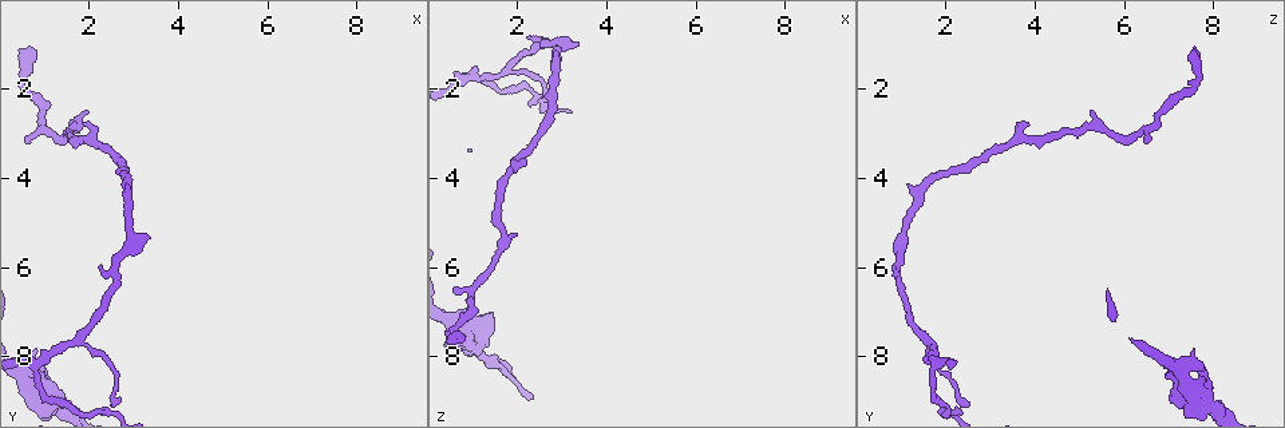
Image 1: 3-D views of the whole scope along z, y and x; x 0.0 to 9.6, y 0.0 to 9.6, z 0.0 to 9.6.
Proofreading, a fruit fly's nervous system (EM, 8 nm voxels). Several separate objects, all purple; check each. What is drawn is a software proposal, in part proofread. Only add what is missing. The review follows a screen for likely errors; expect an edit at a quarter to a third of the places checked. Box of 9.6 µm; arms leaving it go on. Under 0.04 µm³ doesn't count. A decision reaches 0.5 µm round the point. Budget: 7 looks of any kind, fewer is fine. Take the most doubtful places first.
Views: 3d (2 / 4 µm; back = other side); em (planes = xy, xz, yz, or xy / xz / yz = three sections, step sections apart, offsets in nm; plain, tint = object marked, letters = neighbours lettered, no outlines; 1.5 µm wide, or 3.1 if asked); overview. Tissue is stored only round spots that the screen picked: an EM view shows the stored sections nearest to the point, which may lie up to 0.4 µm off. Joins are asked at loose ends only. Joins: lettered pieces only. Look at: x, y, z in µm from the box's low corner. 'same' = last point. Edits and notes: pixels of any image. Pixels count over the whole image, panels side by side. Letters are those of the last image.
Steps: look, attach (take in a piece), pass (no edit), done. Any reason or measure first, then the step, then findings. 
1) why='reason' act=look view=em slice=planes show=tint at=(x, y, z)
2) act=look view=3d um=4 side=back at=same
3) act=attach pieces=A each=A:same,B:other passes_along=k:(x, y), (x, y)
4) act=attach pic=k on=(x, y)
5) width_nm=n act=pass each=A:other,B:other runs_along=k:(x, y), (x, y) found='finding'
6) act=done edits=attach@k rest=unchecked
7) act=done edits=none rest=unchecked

why='free end' act=look view=3d um=2 at=(0.90, 8.50, 7.90)

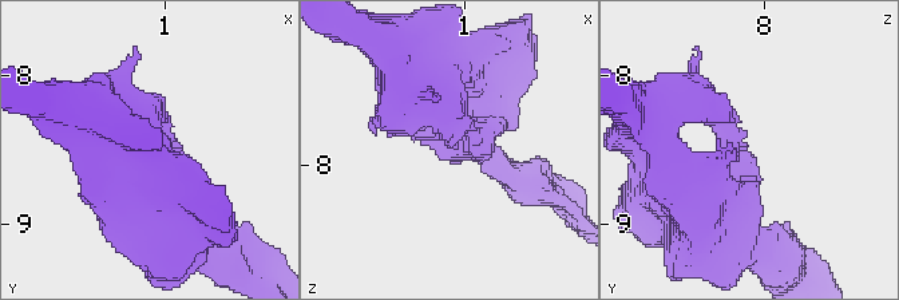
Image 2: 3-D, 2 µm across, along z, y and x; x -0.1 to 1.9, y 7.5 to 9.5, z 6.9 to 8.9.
act=look view=em slice=planes show=plain at=(0.88, 8.46, 7.90)

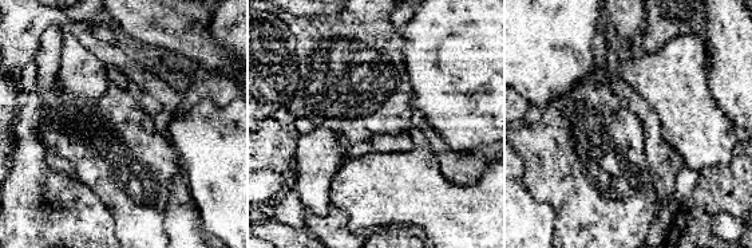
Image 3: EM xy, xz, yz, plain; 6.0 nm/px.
act=look view=em slice=planes show=letters at=same

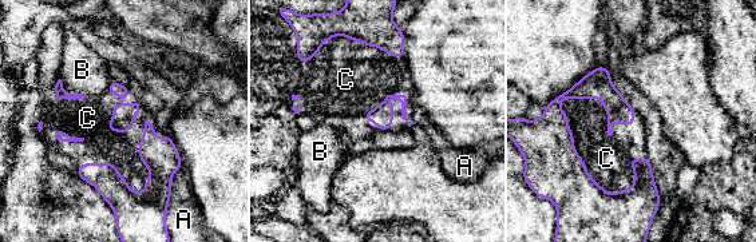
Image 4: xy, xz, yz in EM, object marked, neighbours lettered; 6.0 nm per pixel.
width_nm=130 act=attach pieces=C each=A:other,B:other,C:same found='it goes on there'

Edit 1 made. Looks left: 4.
act=look view=overview

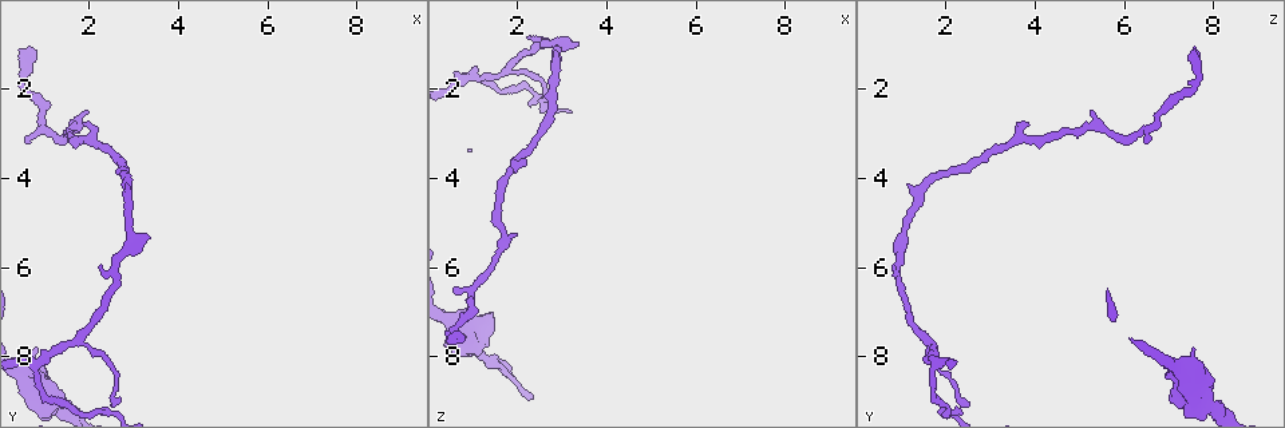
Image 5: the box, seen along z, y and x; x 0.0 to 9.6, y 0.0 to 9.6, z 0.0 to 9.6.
why='branch stops here' act=look view=3d um=4 side=back at=(0.75, 1.15, 7.60)

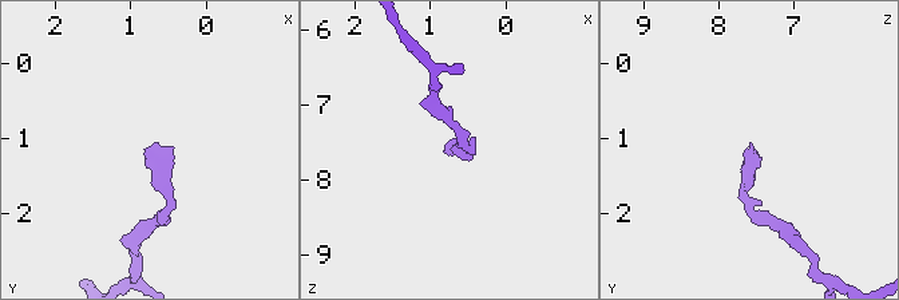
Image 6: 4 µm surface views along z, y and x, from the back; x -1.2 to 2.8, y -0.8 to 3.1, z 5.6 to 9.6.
act=look view=em slice=xz step=4 show=letters at=(0.65, 1.10, 7.65)

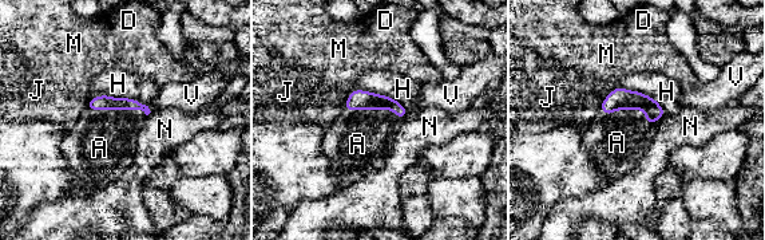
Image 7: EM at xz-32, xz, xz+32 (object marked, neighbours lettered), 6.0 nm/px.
width_nm=100 act=attach pieces=A each=A:same,D:other,H:other,J:other,M:other,N:other,V:other passes_along=7:(619, 98), (634, 109), (617, 142) found='the cell continues'

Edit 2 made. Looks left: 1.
act=done edits=attach@4,attach@7 rest=unchecked

